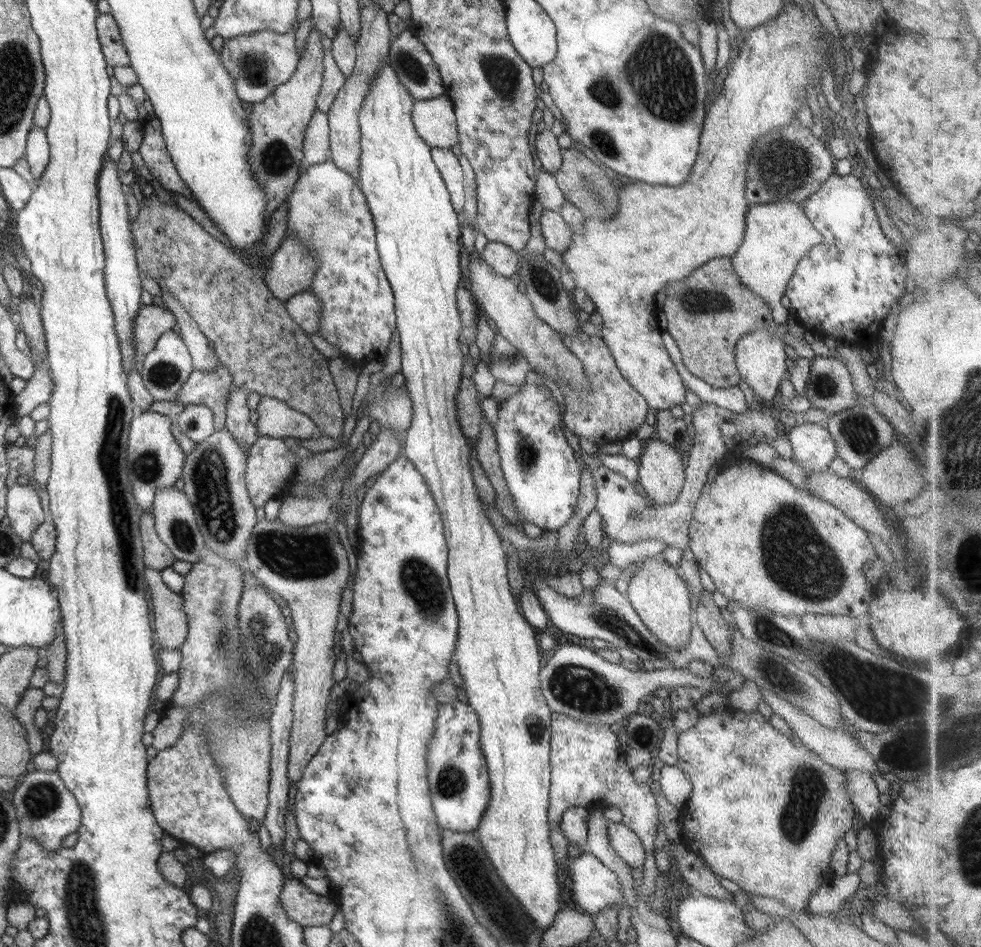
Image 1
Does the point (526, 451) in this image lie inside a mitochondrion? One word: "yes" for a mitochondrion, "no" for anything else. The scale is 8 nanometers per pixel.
yes

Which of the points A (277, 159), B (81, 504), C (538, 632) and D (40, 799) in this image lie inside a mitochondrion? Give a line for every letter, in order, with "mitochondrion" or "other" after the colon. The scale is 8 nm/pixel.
A: mitochondrion
B: other
C: other
D: mitochondrion

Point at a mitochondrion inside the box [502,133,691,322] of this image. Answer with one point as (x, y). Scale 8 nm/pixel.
(544, 282)

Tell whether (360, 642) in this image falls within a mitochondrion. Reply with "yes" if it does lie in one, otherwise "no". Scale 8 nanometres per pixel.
no

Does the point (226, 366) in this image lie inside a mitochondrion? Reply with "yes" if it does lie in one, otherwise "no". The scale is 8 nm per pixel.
no

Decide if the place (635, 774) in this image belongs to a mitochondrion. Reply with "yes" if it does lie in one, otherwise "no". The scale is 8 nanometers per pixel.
no

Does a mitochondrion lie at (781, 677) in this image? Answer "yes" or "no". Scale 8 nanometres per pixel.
yes

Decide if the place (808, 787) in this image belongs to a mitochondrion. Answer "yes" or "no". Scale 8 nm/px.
yes

